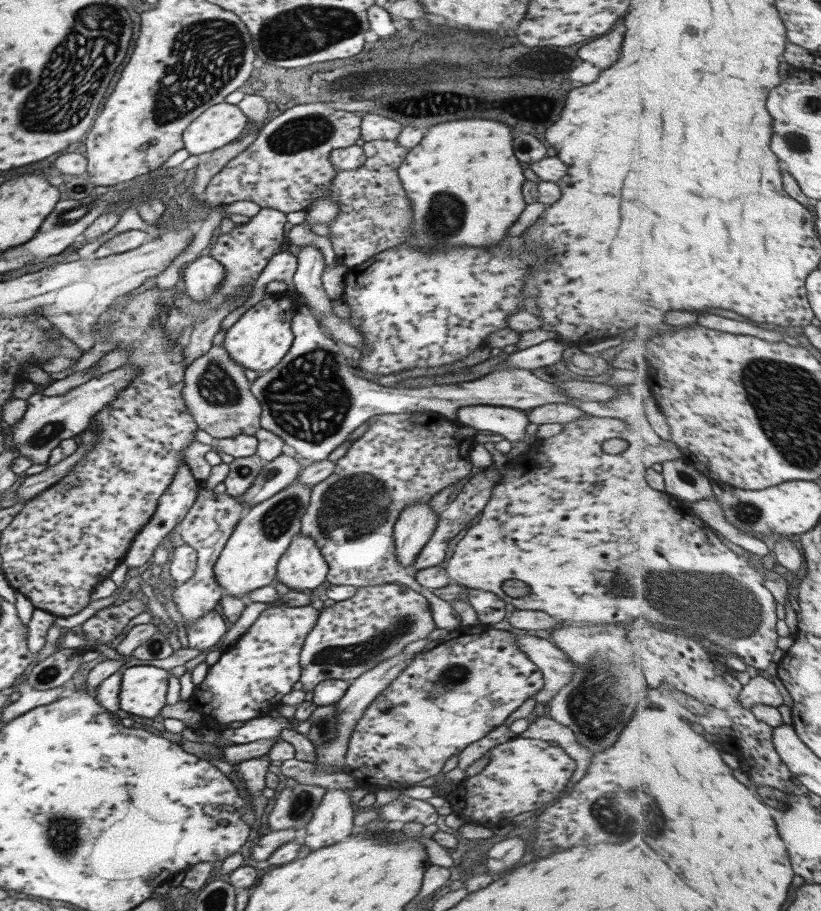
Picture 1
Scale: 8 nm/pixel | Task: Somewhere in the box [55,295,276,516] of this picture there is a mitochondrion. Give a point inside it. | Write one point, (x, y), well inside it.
(216, 387)

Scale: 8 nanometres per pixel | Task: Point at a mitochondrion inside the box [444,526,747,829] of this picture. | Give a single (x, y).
(585, 707)

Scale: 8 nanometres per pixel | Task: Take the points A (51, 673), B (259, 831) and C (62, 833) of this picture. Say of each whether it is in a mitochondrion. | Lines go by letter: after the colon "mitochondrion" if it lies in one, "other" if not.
A: mitochondrion
B: other
C: mitochondrion

